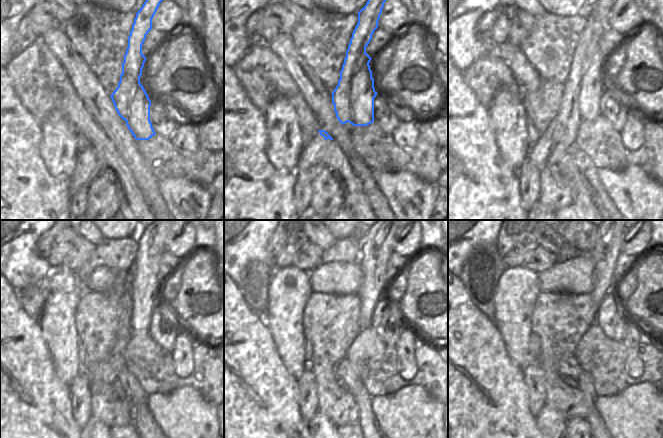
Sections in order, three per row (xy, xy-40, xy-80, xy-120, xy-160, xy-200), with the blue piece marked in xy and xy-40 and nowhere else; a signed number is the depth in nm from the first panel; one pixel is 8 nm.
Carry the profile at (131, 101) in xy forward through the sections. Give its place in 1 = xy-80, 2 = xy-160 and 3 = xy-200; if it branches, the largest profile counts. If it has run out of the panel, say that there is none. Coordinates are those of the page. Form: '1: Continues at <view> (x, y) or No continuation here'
1: Continues at xy-80 (583, 87)
2: Continues at xy-160 (376, 247)
3: Continues at xy-200 (608, 246)

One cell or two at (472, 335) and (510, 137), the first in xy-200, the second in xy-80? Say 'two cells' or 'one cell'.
two cells

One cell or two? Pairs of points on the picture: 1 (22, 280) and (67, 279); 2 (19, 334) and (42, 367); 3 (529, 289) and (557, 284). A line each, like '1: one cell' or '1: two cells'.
1: two cells
2: one cell
3: two cells

